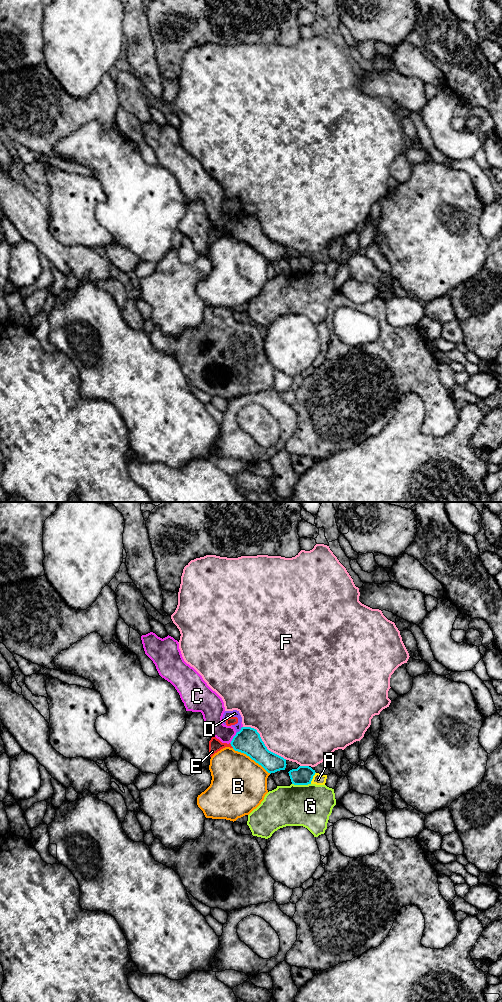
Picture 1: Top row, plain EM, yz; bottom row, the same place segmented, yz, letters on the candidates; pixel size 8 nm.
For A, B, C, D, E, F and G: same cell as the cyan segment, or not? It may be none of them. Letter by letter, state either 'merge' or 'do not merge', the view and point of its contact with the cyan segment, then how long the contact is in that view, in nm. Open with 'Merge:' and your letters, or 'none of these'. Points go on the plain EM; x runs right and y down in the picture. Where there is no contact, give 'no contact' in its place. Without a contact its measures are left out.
Merge: C
A: do not merge; meets cyan in yz at (312, 266); contact 100 nm long
B: do not merge; meets cyan in yz at (251, 246); contact 380 nm long
C: merge; meets cyan in yz at (233, 226); contact 100 nm long
D: do not merge; meets cyan in yz at (240, 218); contact 80 nm long
E: do not merge; meets cyan in yz at (231, 233); contact 50 nm long
F: do not merge; meets cyan in yz at (263, 230); contact 440 nm long
G: do not merge; meets cyan in yz at (301, 272); contact 150 nm long

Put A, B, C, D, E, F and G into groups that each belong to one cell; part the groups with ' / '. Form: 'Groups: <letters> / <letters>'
Groups: A / B / C / D E / F / G

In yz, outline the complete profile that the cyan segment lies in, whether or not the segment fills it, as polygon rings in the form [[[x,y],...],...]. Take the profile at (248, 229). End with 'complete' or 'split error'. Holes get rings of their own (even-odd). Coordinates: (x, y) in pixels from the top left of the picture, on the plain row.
[[[153,120],[142,123],[141,128],[159,163],[175,175],[186,199],[202,201],[212,224],[230,231],[235,239],[246,242],[270,262],[285,258],[286,247],[269,239],[256,217],[244,215],[241,210],[242,216],[237,220],[232,213],[223,212],[222,186],[184,149],[177,128],[169,123],[162,127]]]; split error

